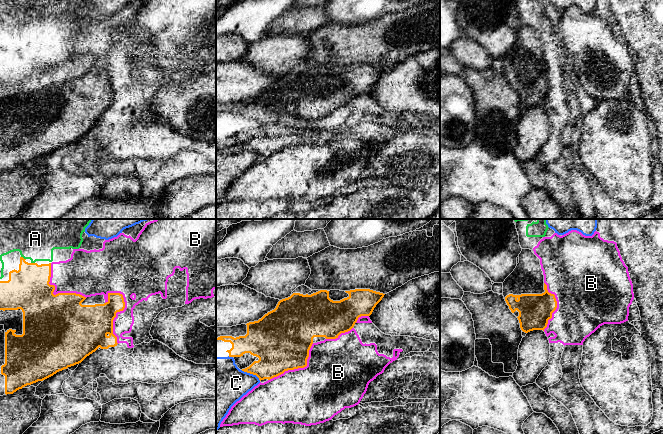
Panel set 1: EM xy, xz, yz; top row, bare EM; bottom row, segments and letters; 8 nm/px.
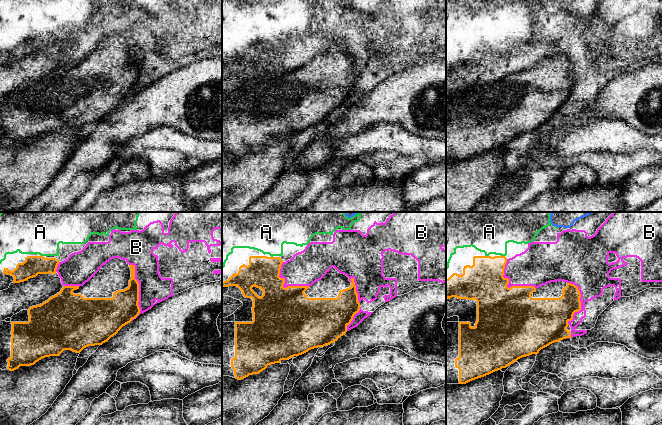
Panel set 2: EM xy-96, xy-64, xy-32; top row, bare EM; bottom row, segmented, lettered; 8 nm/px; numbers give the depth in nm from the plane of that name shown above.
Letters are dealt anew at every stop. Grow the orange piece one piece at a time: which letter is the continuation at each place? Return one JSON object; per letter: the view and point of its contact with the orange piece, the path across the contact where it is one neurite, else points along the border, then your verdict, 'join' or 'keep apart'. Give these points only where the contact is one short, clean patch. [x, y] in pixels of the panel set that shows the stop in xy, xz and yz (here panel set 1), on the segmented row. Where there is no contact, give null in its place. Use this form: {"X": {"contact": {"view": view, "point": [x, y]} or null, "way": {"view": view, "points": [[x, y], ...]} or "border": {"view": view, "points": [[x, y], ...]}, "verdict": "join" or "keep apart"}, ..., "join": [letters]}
{"A": {"contact": {"view": "xy", "point": [22, 257]}, "verdict": "keep apart"}, "B": {"contact": {"view": "xy", "point": [118, 311]}, "verdict": "keep apart"}, "C": {"contact": {"view": "xz", "point": [251, 373]}, "verdict": "keep apart"}, "join": []}

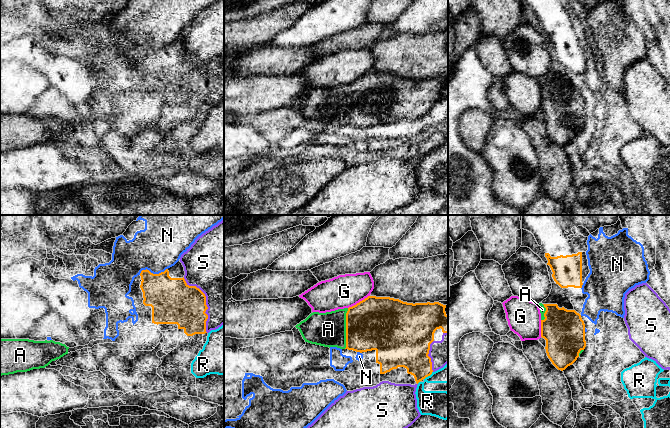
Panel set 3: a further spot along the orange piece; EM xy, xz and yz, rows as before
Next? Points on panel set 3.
{"A": {"contact": {"view": "xz", "point": [346, 328]}, "verdict": "join"}, "G": {"contact": {"view": "xz", "point": [359, 302]}, "verdict": "keep apart"}, "N": {"contact": {"view": "xy", "point": [152, 273]}, "verdict": "keep apart"}, "R": {"contact": {"view": "xz", "point": [428, 375]}, "border": {"view": "xz", "points": [[432, 371], [424, 379]]}, "verdict": "keep apart"}, "S": {"contact": {"view": "xy", "point": [205, 302]}, "verdict": "keep apart"}, "join": ["A"]}

